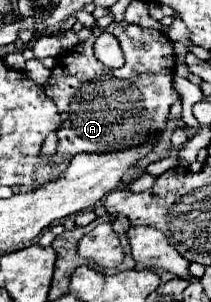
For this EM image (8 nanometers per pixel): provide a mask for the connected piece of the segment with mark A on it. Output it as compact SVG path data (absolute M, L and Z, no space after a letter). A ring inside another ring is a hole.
M113 22L107 28L107 32L111 32L119 40L121 50L125 54L125 64L121 68L109 70L107 78L103 80L103 64L93 56L93 44L95 44L95 38L99 36L99 30L93 28L93 34L85 42L75 44L73 48L65 50L57 58L51 70L51 76L45 84L45 94L55 102L63 118L63 124L57 130L57 136L61 138L61 142L57 144L57 154L73 156L79 152L111 152L111 150L131 148L135 146L135 142L139 144L141 140L145 140L153 128L157 130L165 128L169 120L169 108L179 98L173 88L175 52L173 52L169 38L163 32L155 28L141 28L129 22L121 22L121 24ZM63 132L69 134L69 142L63 142Z

